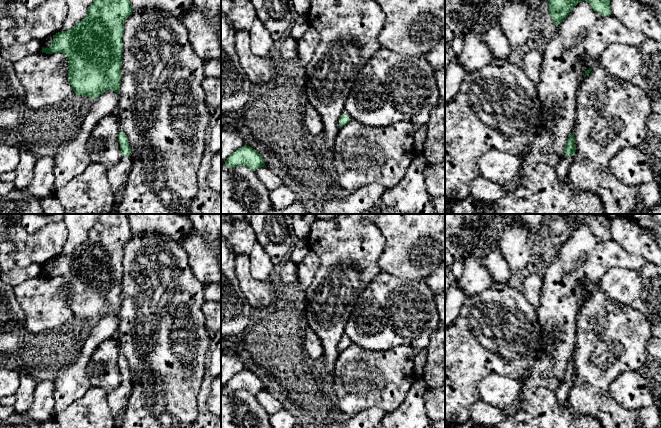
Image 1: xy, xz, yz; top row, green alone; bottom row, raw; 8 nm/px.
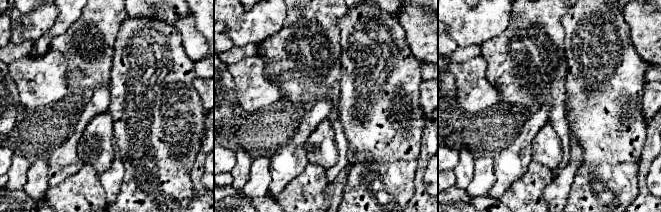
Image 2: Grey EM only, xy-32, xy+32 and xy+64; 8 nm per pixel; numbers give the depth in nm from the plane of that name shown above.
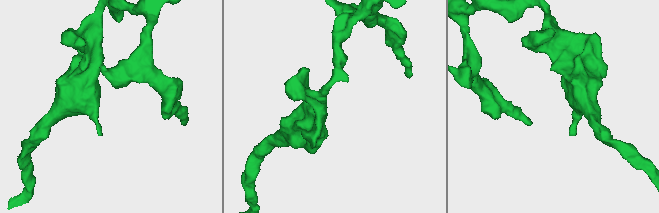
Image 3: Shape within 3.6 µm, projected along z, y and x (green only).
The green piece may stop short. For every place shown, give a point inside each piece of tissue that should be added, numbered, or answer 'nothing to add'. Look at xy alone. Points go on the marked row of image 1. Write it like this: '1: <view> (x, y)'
1: xy (118, 174)

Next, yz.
1: yz (563, 166)

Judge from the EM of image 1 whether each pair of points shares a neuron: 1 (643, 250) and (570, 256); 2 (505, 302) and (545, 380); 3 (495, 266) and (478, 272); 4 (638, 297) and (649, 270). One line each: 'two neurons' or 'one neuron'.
1: two neurons
2: two neurons
3: two neurons
4: one neuron

